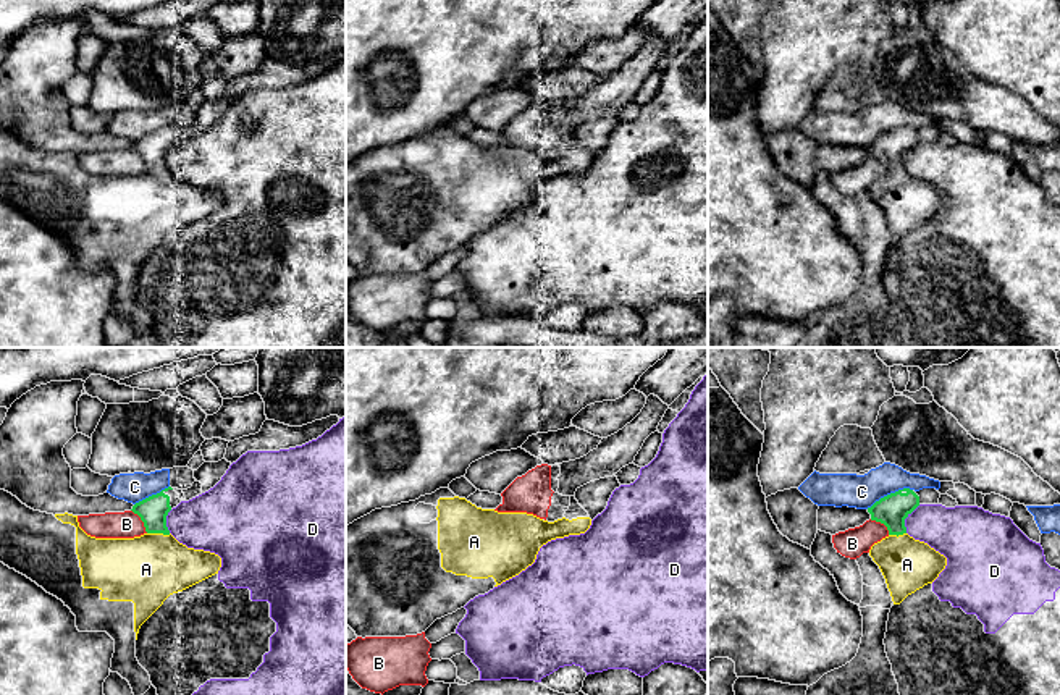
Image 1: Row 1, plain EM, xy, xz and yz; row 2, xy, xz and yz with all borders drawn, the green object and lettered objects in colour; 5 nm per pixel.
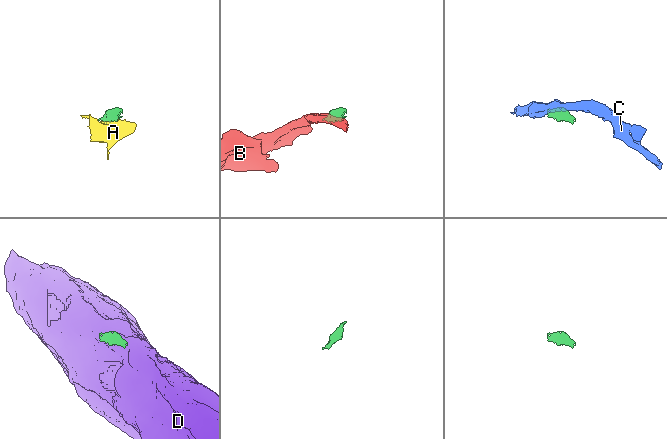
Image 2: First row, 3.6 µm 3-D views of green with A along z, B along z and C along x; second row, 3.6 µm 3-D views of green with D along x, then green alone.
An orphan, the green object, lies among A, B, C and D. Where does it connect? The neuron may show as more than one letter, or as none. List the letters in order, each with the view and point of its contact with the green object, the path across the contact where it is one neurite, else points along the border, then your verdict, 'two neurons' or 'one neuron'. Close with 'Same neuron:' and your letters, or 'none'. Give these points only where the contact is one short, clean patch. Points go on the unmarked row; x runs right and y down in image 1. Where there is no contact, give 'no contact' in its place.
A: meets green in xy at (159, 170); one neuron
B: meets green in xy at (141, 157); two neurons
C: meets green in yz at (891, 131); two neurons
D: meets green in yz at (905, 155); two neurons
Same neuron: A

